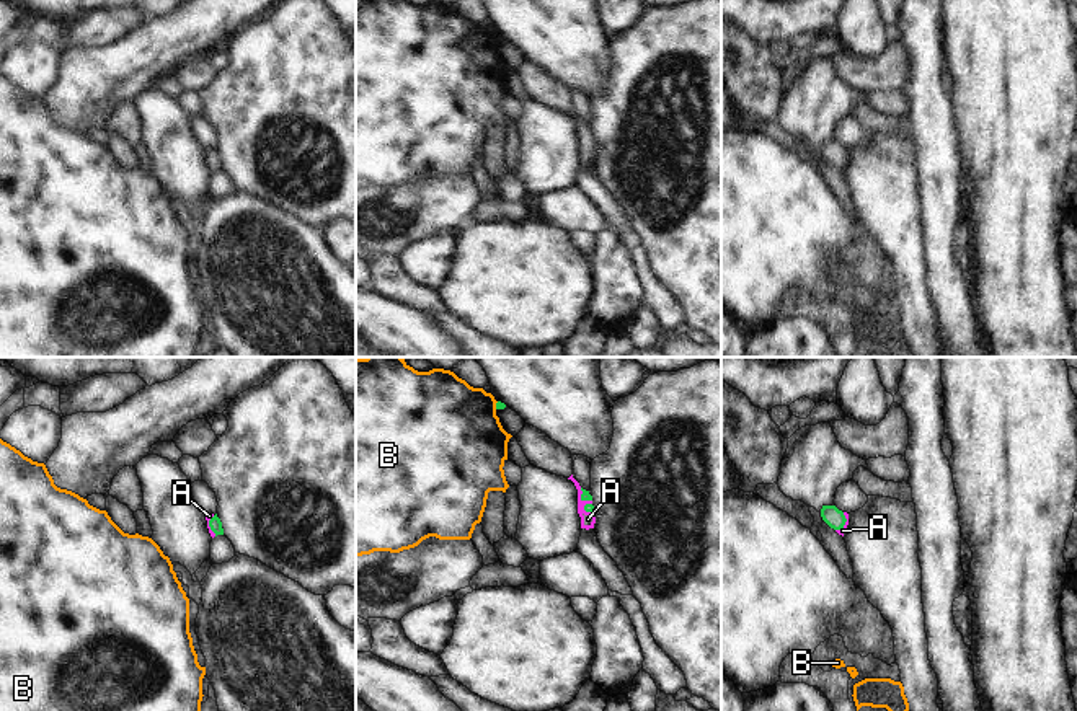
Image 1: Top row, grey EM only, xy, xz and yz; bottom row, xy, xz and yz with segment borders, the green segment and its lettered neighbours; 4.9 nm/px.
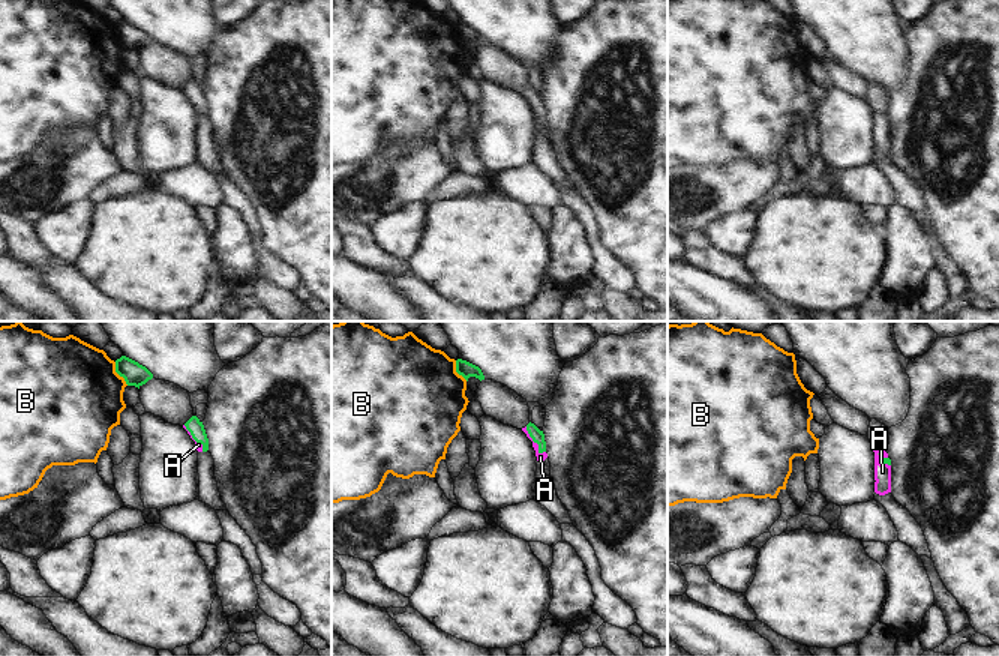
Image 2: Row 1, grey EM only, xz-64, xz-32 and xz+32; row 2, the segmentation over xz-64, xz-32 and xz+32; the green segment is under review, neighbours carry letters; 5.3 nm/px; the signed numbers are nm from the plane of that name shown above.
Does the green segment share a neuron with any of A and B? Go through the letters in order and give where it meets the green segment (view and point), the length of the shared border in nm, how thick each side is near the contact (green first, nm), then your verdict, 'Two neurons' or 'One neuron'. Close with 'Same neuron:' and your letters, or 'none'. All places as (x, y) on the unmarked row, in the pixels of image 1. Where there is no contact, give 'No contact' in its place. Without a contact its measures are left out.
A: Touches green at xz (586, 139). Shared border 140 nm. Thickness 50 nm (green) against 70 nm. One neuron
B: Touches green at xz (496, 39). Shared border 40 nm. Thickness 40 nm (green) against 460 nm. Two neurons
Same neuron: A.

